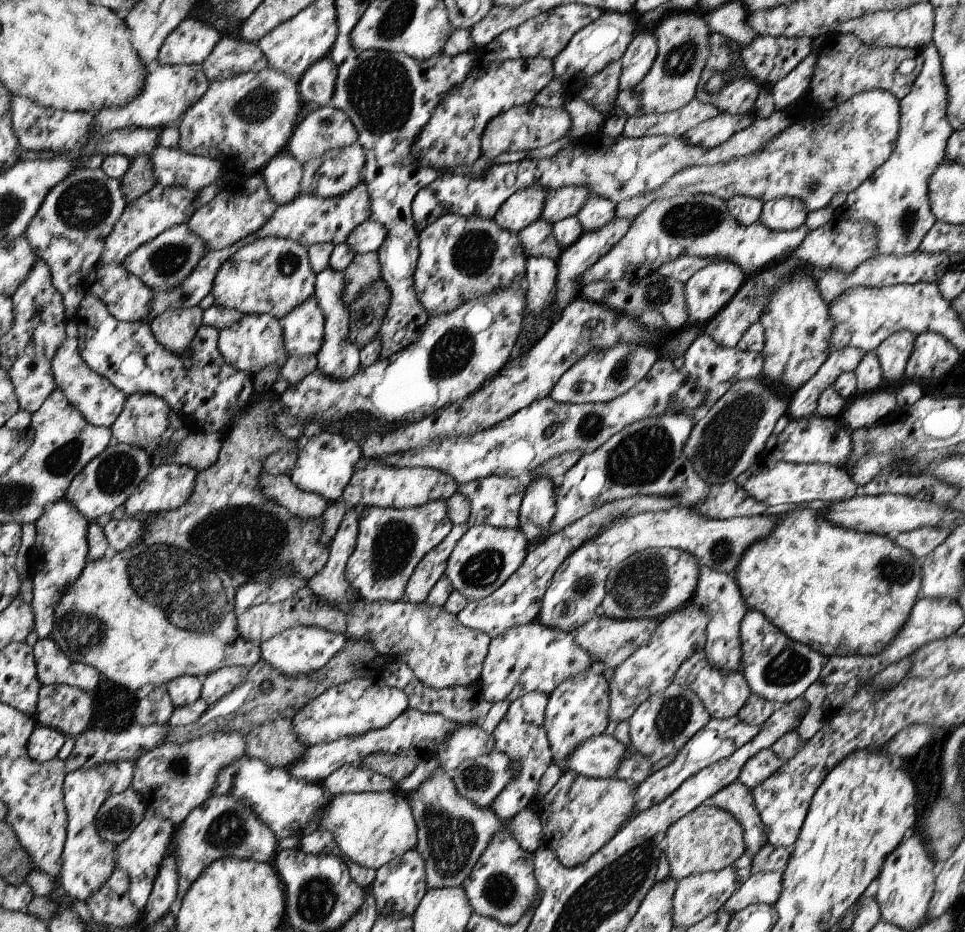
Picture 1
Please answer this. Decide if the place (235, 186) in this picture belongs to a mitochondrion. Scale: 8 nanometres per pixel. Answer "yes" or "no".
no

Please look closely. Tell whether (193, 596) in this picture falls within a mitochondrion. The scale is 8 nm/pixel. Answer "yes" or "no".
yes

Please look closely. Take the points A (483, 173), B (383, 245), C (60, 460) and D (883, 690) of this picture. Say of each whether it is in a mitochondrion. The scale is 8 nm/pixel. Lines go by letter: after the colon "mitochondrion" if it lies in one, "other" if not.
A: other
B: other
C: mitochondrion
D: other

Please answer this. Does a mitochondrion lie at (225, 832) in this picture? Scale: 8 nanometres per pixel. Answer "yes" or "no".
yes

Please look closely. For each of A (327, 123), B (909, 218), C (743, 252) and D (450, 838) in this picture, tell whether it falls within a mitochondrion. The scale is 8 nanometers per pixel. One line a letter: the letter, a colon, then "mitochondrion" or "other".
A: mitochondrion
B: mitochondrion
C: other
D: mitochondrion

